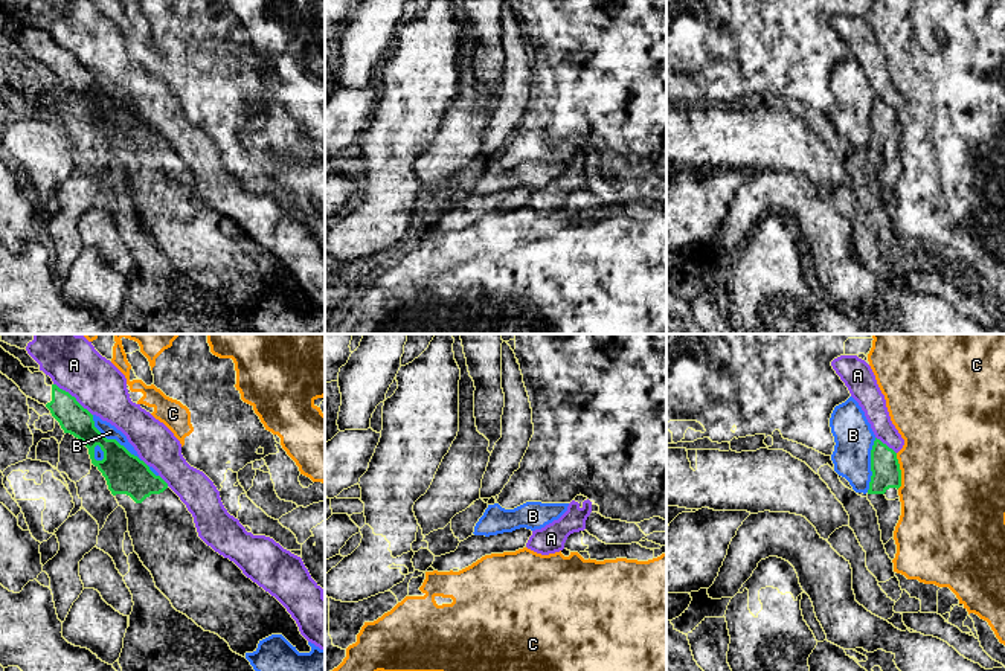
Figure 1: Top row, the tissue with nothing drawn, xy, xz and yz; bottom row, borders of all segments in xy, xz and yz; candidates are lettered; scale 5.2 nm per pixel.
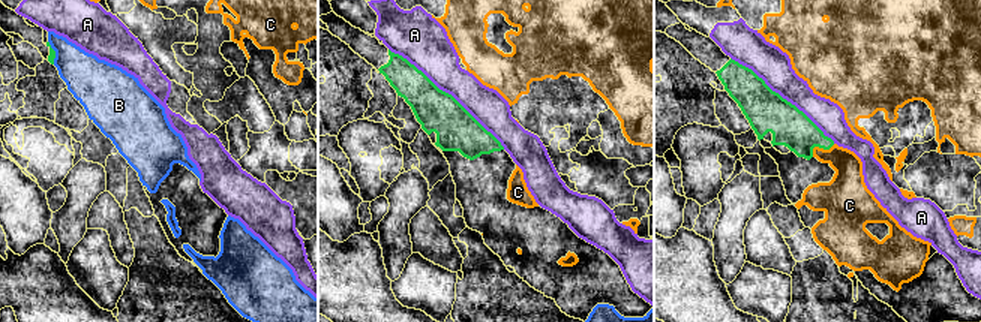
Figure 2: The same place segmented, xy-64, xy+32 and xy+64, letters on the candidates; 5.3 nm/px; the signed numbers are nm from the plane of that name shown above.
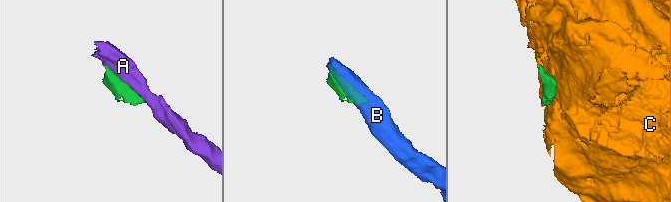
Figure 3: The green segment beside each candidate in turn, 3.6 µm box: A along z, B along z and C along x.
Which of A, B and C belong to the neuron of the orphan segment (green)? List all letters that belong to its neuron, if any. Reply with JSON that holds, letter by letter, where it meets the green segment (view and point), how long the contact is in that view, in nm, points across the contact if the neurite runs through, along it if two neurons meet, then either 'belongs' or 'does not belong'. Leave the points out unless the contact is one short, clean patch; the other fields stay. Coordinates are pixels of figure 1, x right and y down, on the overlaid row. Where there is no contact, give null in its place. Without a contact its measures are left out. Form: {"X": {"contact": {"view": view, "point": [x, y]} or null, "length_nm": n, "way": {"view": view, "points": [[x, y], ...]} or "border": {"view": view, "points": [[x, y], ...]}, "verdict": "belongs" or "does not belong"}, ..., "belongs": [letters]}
{"A": {"contact": {"view": "xy", "point": [73, 397]}, "length_nm": 260, "verdict": "does not belong"}, "B": {"contact": {"view": "xy", "point": [113, 439]}, "length_nm": 360, "verdict": "does not belong"}, "C": {"contact": {"view": "yz", "point": [900, 471]}, "length_nm": 190, "verdict": "does not belong"}, "belongs": []}

